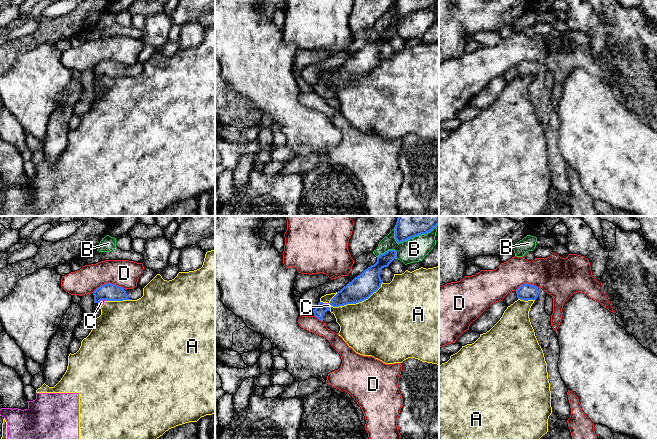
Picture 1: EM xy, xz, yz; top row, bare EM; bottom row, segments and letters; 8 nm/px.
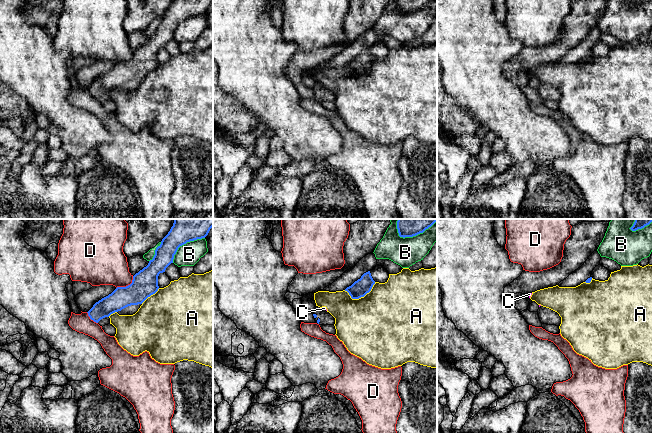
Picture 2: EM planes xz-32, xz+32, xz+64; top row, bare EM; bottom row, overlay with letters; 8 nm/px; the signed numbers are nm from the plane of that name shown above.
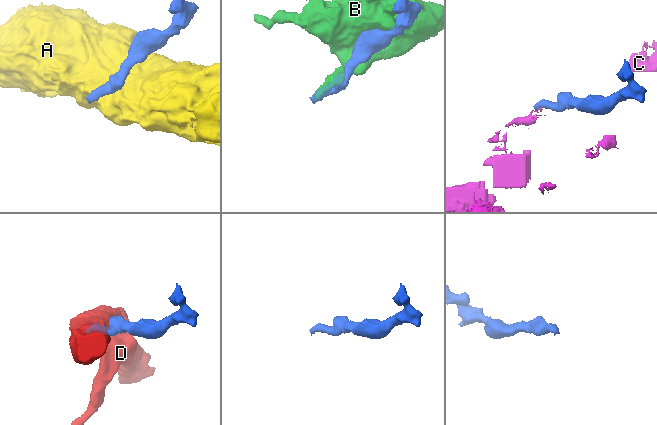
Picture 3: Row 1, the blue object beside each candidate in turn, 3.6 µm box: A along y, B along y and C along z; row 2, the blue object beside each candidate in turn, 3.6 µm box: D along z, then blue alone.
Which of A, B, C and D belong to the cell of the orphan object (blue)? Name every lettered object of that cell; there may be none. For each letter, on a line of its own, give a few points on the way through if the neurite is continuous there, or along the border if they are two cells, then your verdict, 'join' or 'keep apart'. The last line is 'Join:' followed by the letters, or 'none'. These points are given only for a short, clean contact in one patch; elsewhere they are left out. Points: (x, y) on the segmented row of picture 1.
A: keep apart
B: keep apart
C: border xy (106, 300), (98, 302); keep apart
D: keep apart
Join: none

